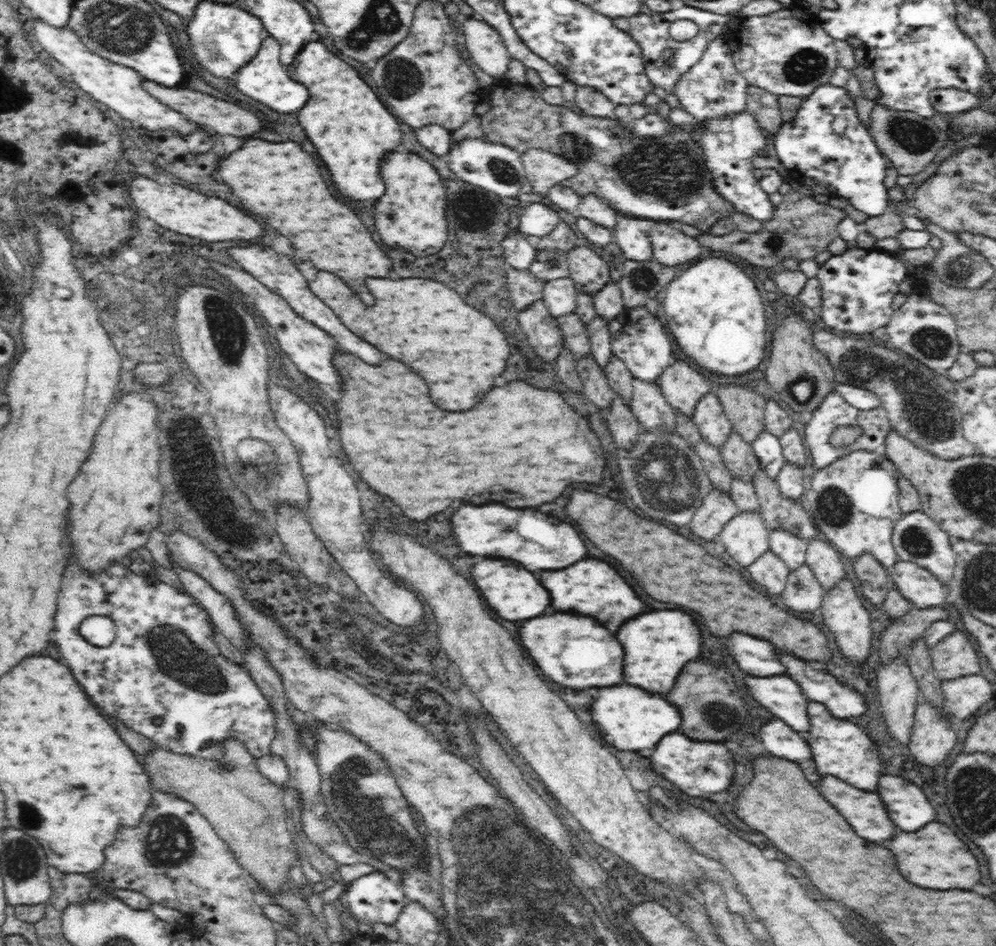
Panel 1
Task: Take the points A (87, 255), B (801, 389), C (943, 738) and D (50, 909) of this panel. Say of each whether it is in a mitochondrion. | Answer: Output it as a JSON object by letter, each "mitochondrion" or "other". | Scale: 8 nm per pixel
{"A":"other","B":"mitochondrion","C":"other","D":"other"}

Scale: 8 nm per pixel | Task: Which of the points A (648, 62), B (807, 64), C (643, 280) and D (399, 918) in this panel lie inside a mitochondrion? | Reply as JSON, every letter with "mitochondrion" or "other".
{"A":"other","B":"mitochondrion","C":"mitochondrion","D":"other"}

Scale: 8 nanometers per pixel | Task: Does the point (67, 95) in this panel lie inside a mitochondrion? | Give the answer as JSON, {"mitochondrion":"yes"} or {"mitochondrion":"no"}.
{"mitochondrion":"no"}

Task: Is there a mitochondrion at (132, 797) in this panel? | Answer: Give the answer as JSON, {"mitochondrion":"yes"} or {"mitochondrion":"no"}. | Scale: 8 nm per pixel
{"mitochondrion":"no"}

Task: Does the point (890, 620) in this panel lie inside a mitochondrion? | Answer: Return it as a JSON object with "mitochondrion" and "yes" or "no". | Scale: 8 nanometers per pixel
{"mitochondrion":"no"}

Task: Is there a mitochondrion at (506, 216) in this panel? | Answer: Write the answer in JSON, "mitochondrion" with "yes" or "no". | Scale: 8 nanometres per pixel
{"mitochondrion":"no"}

